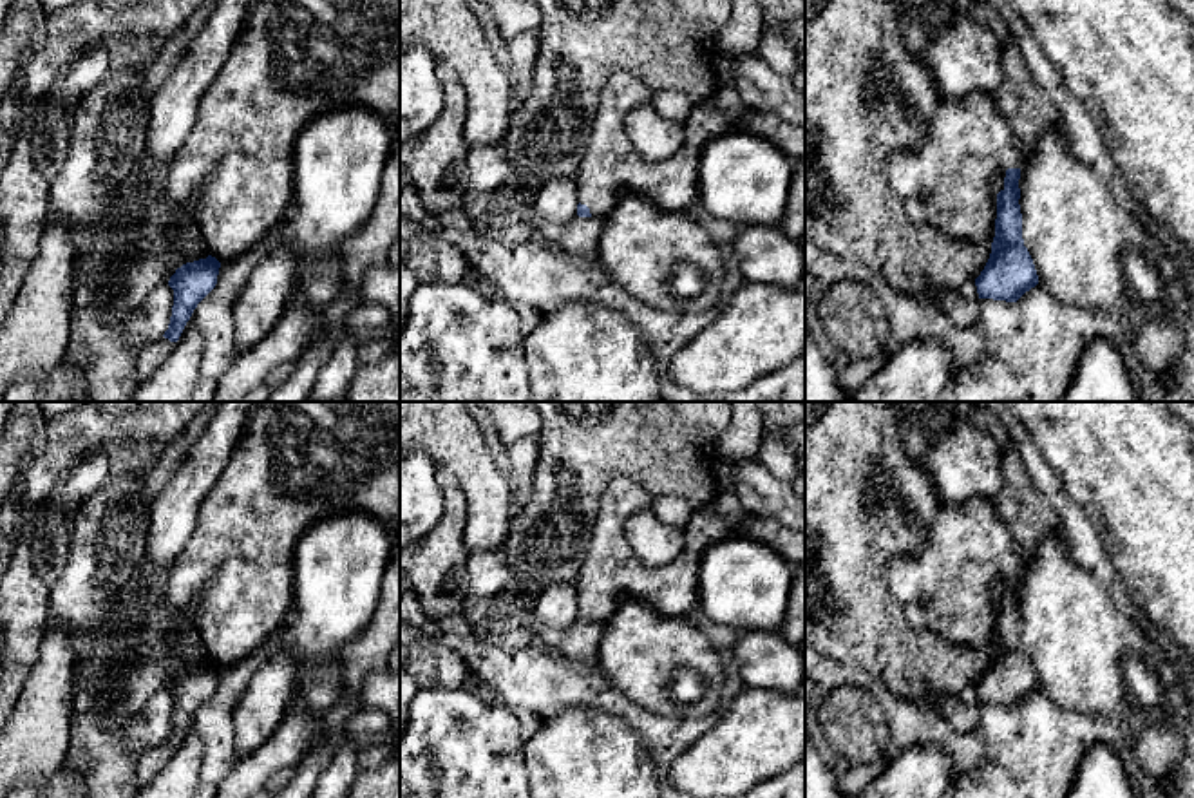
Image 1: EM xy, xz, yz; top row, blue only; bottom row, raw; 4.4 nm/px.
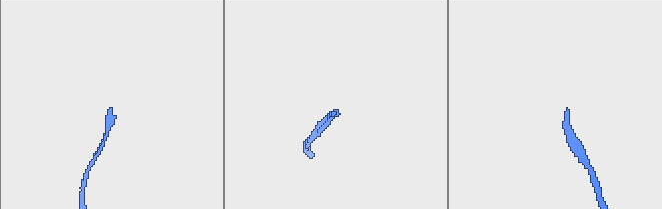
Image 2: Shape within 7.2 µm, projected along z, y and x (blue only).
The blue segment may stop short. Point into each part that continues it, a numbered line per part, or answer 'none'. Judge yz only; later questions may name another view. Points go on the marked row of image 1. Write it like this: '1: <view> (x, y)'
1: yz (957, 172)

